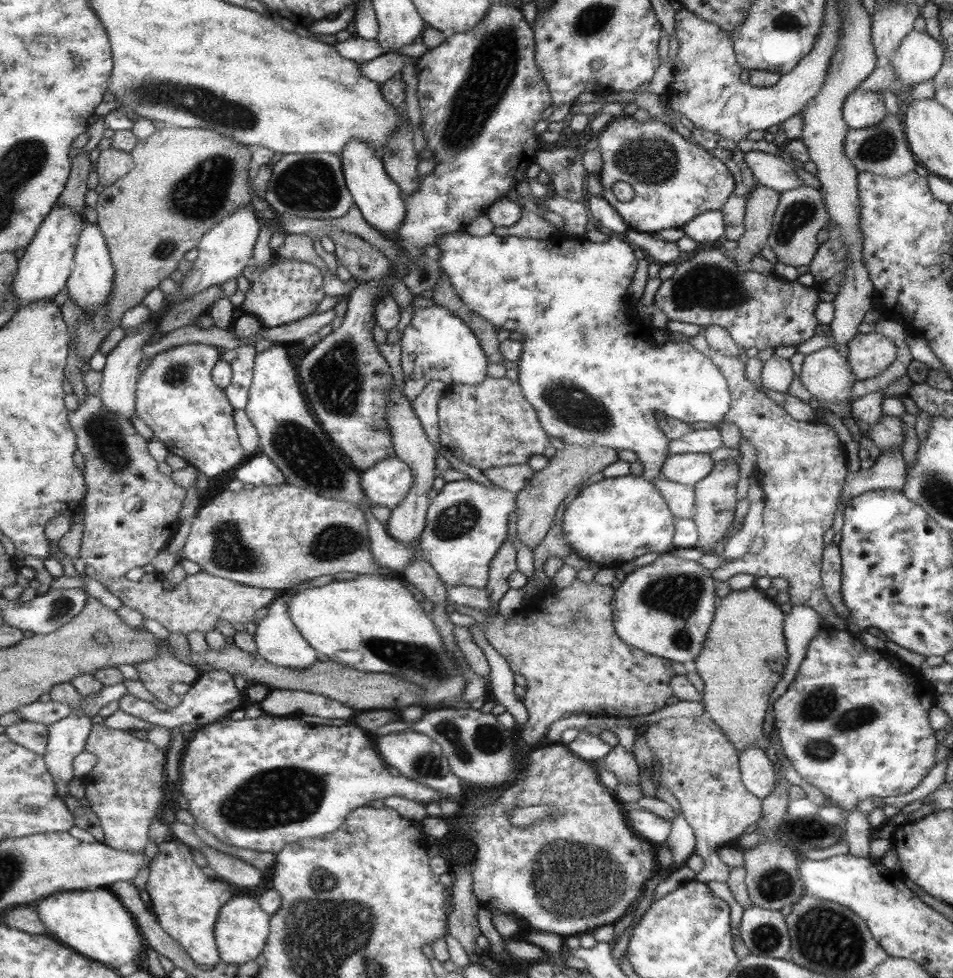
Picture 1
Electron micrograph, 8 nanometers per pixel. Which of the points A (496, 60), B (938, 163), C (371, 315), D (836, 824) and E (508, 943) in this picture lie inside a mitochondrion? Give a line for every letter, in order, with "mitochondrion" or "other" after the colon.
A: mitochondrion
B: other
C: other
D: other
E: other

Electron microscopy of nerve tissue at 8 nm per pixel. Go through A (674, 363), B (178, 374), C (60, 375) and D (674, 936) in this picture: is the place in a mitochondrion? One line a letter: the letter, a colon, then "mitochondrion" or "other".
A: other
B: mitochondrion
C: other
D: other

